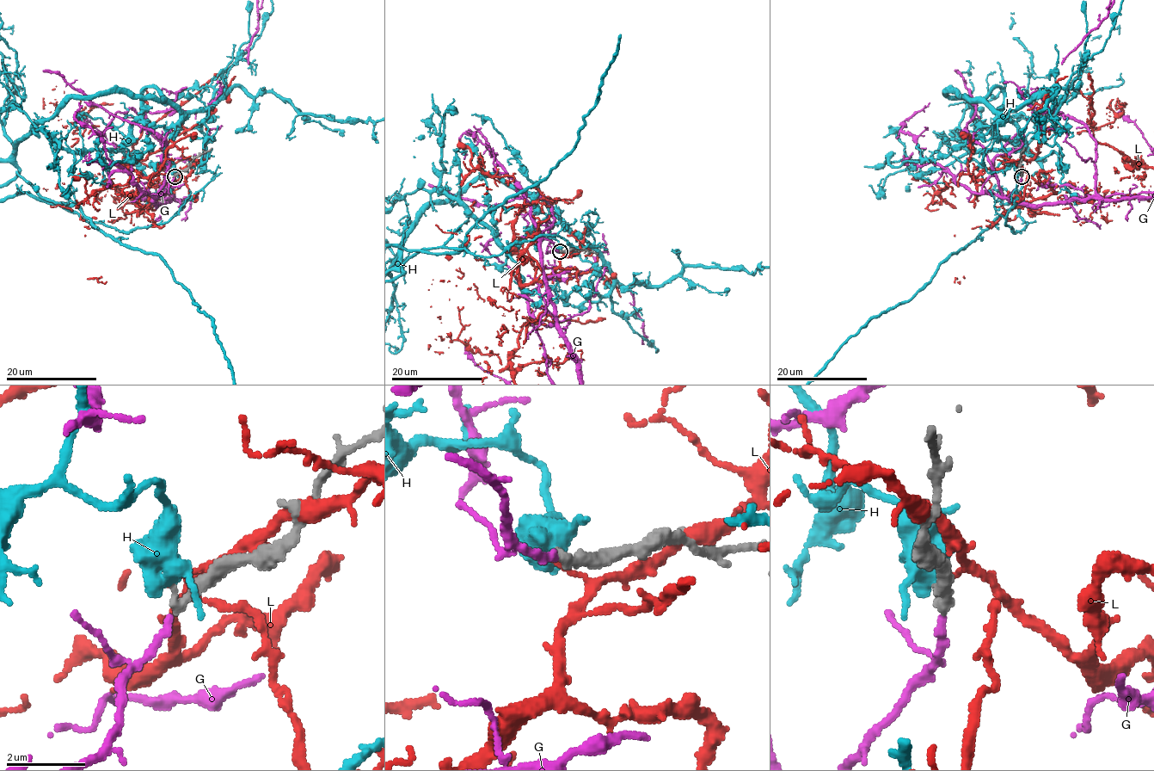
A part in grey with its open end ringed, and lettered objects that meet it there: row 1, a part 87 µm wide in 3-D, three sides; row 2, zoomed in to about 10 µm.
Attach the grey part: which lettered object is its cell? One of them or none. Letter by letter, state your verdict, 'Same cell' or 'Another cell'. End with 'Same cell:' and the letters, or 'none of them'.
G: Same cell
H: Another cell
L: Another cell
Same cell: G

